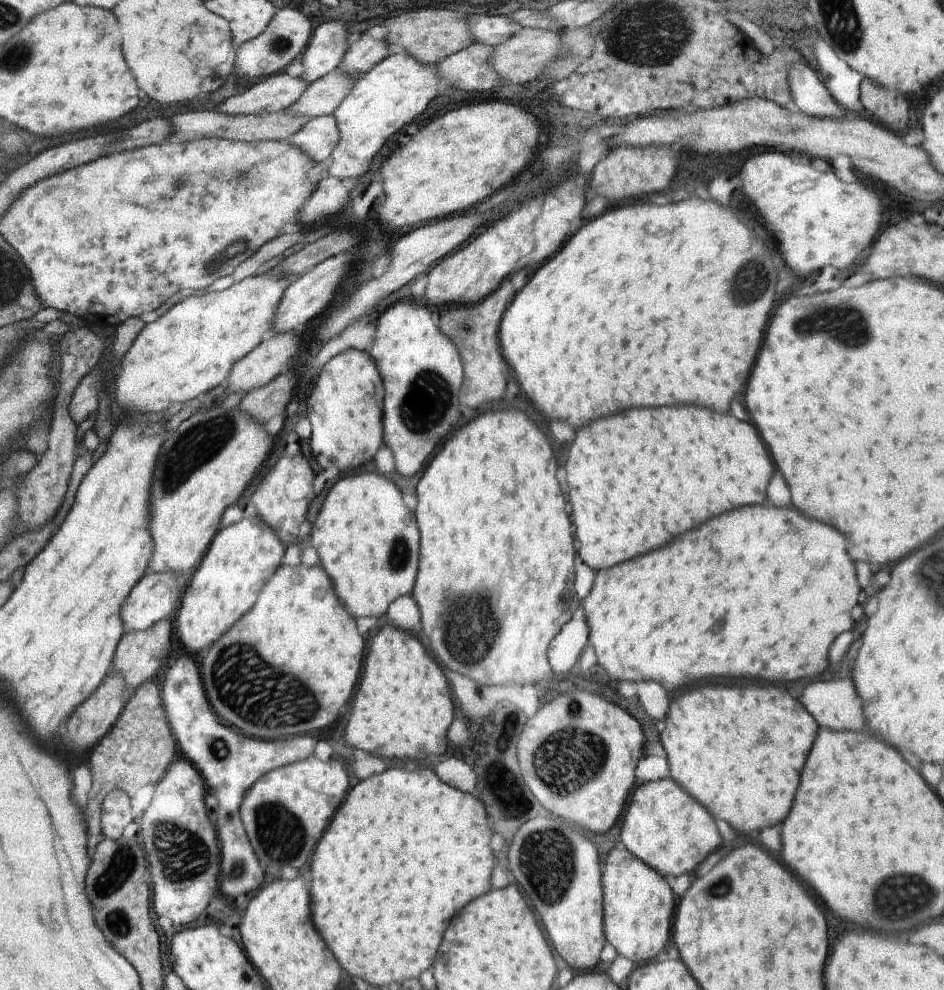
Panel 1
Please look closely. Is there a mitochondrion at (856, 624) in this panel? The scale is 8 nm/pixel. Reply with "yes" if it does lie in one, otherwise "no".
no

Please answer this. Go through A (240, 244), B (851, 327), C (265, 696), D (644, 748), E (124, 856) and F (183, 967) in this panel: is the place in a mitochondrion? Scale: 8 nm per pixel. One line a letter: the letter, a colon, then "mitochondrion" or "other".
A: mitochondrion
B: mitochondrion
C: mitochondrion
D: other
E: mitochondrion
F: other

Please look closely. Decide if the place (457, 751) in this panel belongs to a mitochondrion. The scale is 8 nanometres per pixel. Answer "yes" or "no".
no

